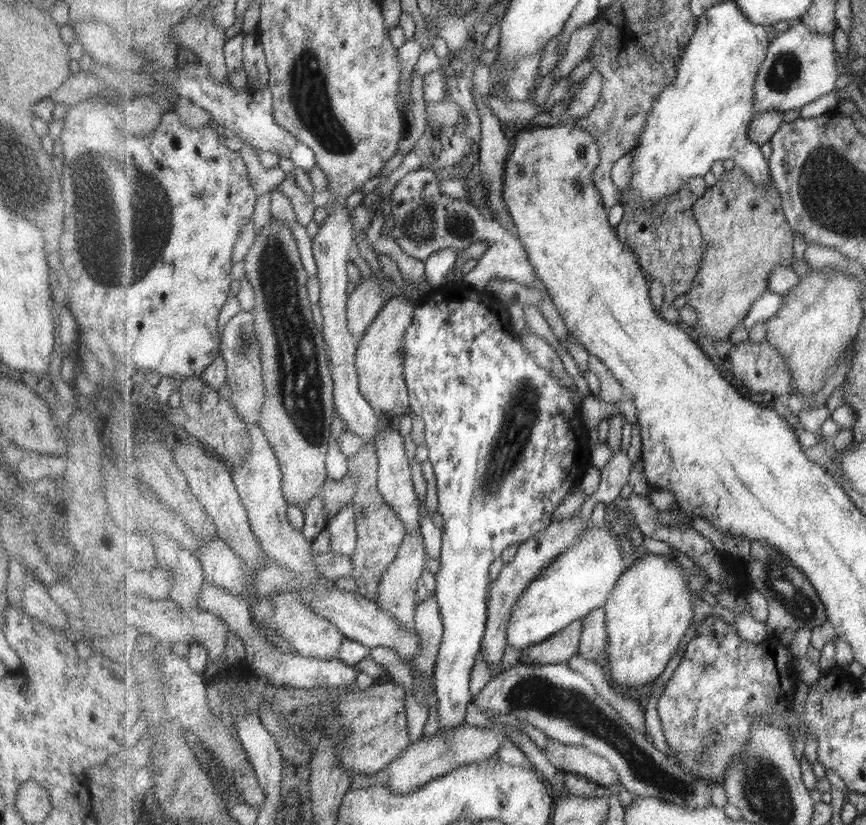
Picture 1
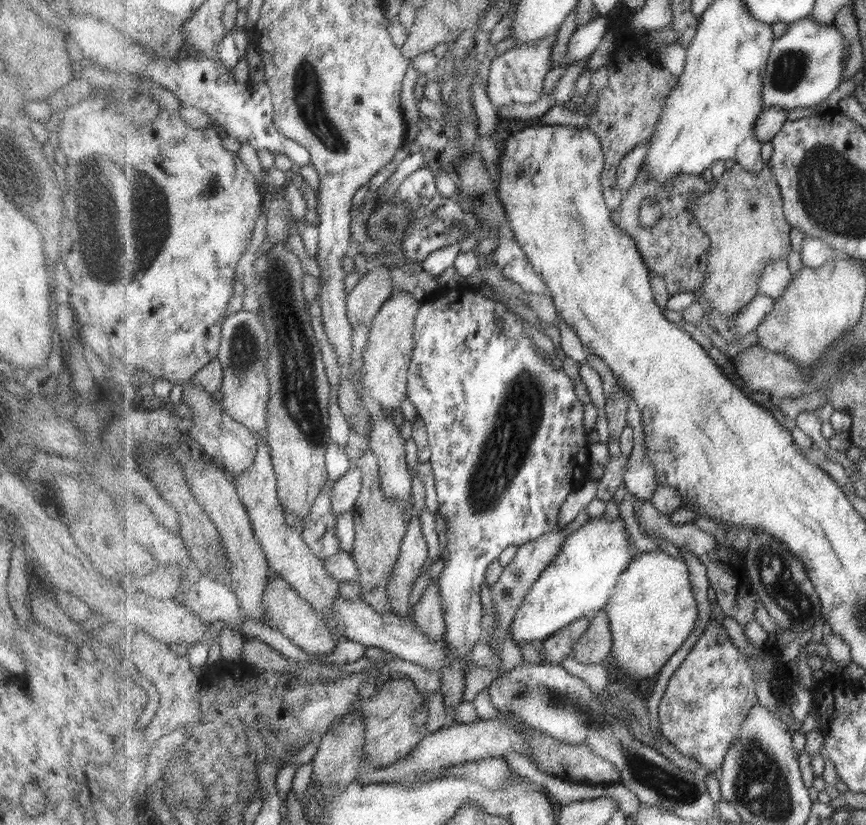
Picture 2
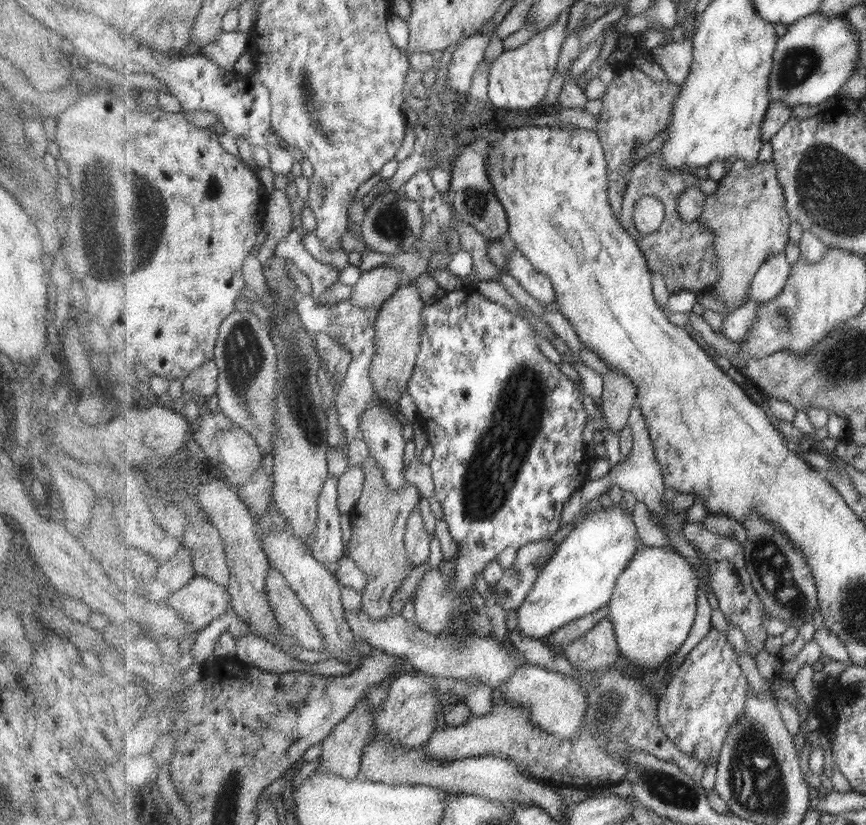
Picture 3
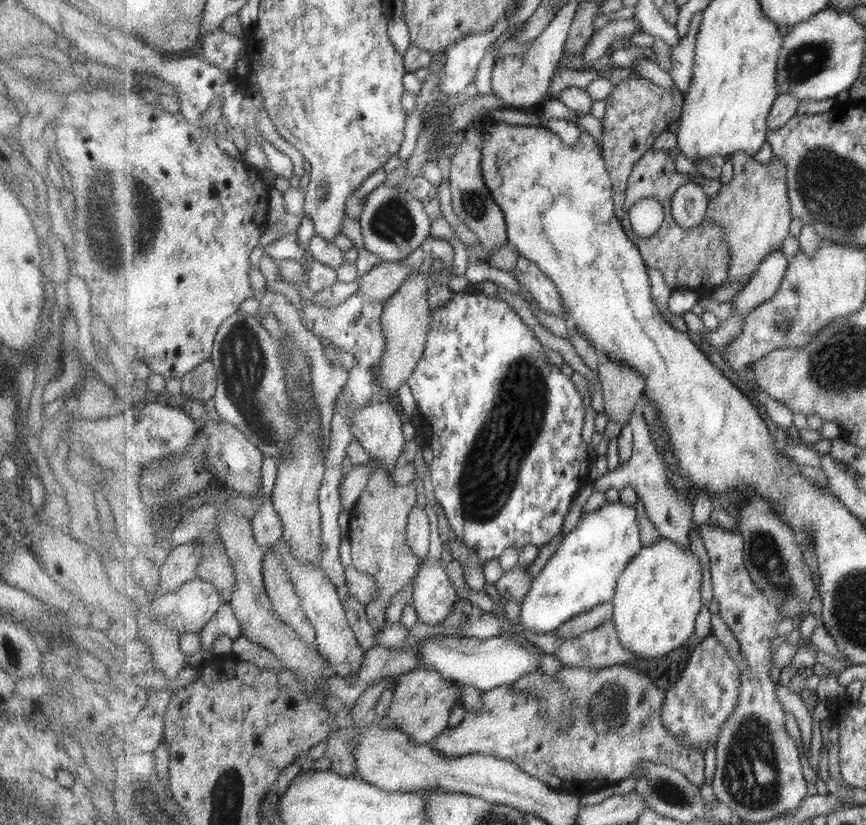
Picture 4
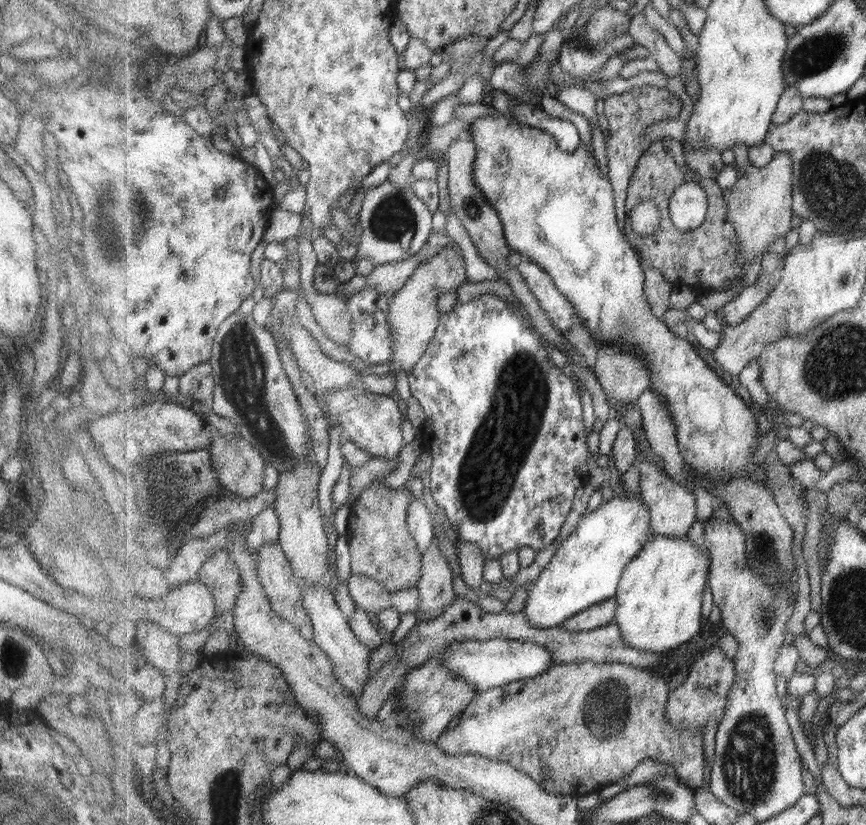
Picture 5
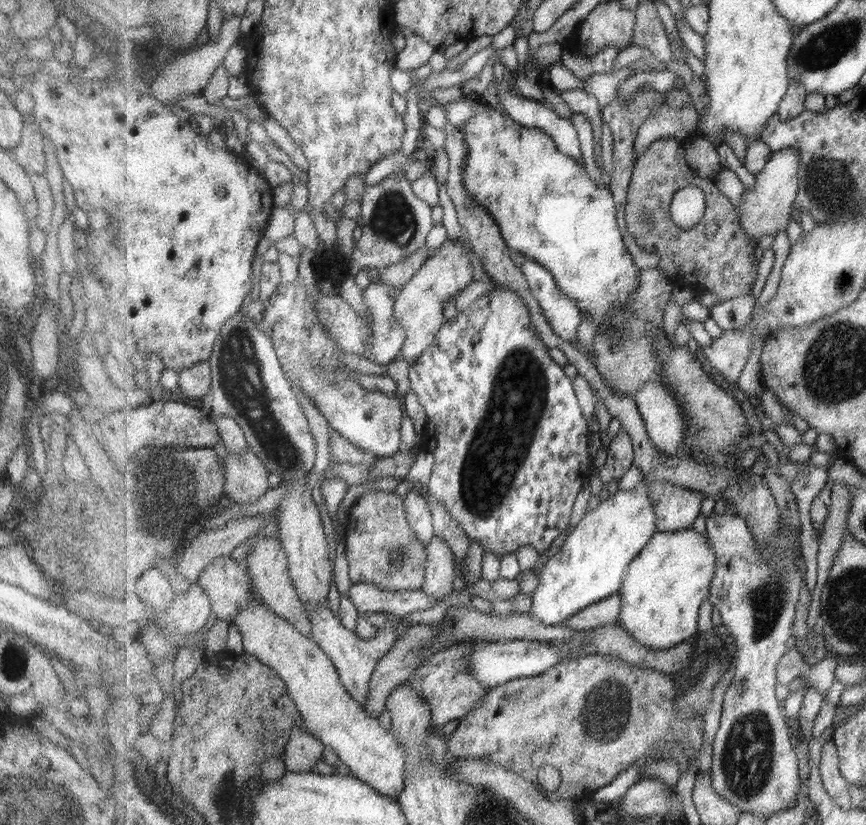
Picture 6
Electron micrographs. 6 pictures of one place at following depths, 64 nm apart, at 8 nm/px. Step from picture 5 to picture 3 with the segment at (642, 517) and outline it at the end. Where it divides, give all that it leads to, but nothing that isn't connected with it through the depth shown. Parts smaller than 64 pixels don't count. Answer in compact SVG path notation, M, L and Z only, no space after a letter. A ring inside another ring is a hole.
M623 508L597 509L582 516L555 554L541 569L534 589L516 613L521 636L542 639L562 626L594 614L611 603L623 571L639 552L633 516Z

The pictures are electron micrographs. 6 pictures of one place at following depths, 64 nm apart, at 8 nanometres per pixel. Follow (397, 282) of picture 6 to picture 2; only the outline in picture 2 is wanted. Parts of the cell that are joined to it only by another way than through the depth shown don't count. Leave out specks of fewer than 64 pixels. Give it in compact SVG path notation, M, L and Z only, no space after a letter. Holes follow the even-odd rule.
M378 265L370 273L362 275L347 297L348 318L352 326L359 326L363 322L371 324L383 304L392 297L393 288L395 288L395 282L393 282L391 270L385 265Z

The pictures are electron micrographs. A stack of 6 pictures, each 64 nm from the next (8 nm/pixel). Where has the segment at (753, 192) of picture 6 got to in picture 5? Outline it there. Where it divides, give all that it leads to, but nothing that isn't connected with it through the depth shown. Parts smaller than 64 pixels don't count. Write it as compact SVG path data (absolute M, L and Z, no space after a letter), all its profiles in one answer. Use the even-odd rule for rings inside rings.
M743 143L735 145L733 148L736 166L746 172L746 176L739 176L739 182L735 188L725 190L728 202L728 218L736 228L736 233L740 242L742 252L740 257L744 260L744 270L748 268L755 256L763 255L767 252L767 246L779 238L783 238L791 230L791 220L795 217L794 204L794 162L791 154L777 153L775 158L763 168L755 166L749 160L749 154Z

